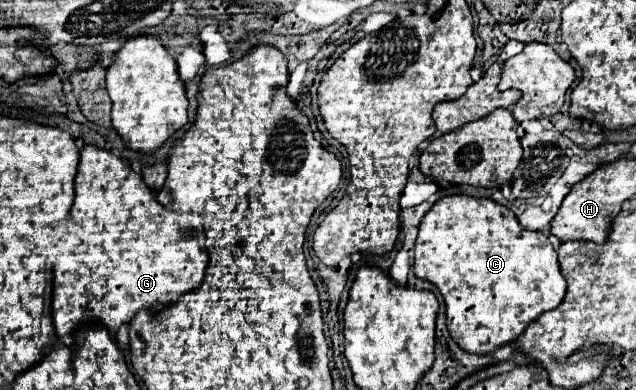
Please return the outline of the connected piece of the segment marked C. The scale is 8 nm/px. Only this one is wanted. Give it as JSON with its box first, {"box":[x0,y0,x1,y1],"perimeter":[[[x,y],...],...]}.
{"box":[415,195,565,353],"perimeter":[[[447,195],[447,197],[441,197],[439,201],[435,201],[435,205],[423,215],[423,219],[419,223],[419,235],[417,235],[417,243],[415,243],[415,275],[437,285],[437,289],[441,291],[441,295],[445,299],[445,307],[447,307],[447,329],[449,329],[451,337],[459,343],[459,347],[463,347],[465,351],[471,351],[471,353],[491,353],[493,349],[515,341],[531,321],[535,321],[541,313],[555,309],[565,295],[565,279],[559,271],[557,253],[555,253],[553,245],[549,243],[549,239],[541,231],[523,229],[517,221],[515,213],[509,207],[495,203],[491,199],[485,199],[485,197],[477,199],[477,197],[469,197],[469,195]]]}

